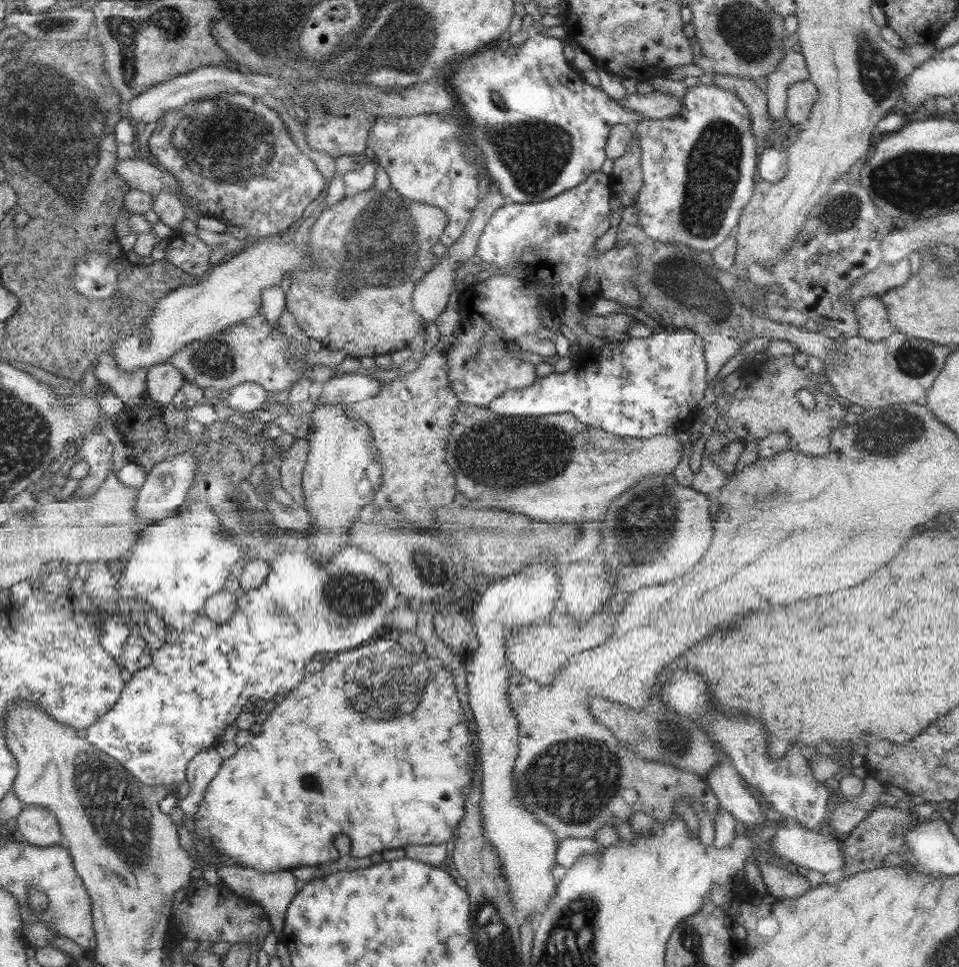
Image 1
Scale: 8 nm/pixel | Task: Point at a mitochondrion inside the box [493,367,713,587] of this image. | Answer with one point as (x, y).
(643, 525)

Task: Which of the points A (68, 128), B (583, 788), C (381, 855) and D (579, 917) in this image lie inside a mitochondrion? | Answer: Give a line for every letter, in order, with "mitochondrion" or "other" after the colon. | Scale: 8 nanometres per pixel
A: mitochondrion
B: mitochondrion
C: other
D: mitochondrion

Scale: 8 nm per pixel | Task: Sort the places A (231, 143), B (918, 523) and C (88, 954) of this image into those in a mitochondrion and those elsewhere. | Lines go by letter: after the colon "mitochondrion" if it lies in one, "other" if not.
A: mitochondrion
B: other
C: other

